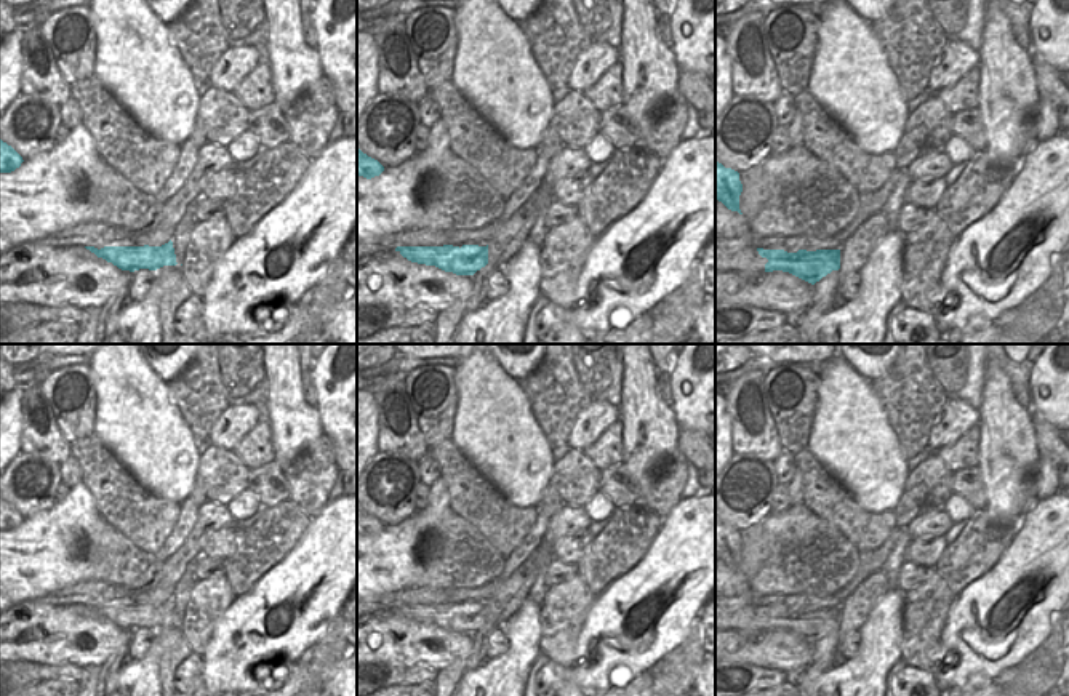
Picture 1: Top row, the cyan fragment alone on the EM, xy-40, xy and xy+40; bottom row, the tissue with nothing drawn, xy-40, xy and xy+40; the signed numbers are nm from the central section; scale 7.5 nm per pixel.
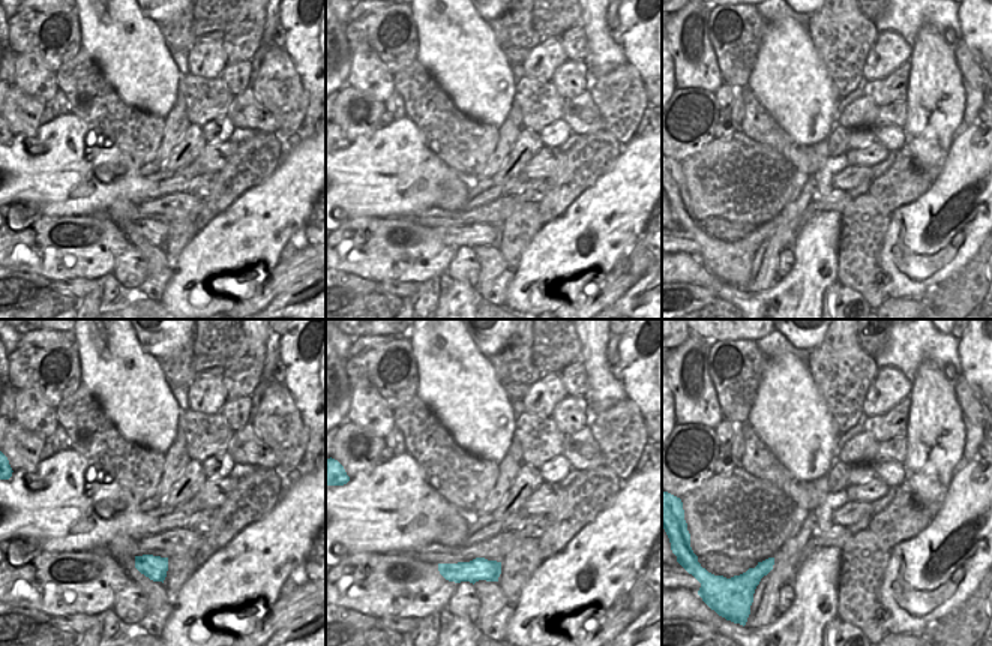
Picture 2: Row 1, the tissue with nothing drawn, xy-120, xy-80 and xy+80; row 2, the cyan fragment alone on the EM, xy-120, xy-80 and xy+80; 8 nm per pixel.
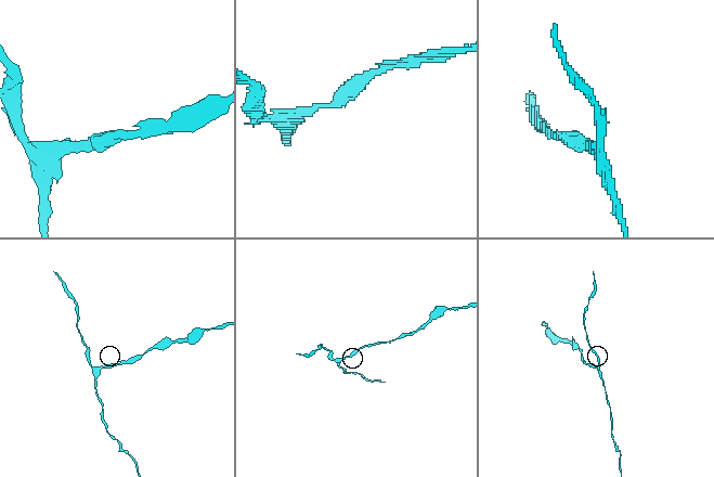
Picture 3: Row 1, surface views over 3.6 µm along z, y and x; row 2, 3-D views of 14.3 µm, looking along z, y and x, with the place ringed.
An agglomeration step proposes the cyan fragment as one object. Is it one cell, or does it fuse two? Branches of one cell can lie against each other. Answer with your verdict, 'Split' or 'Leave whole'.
Split.

